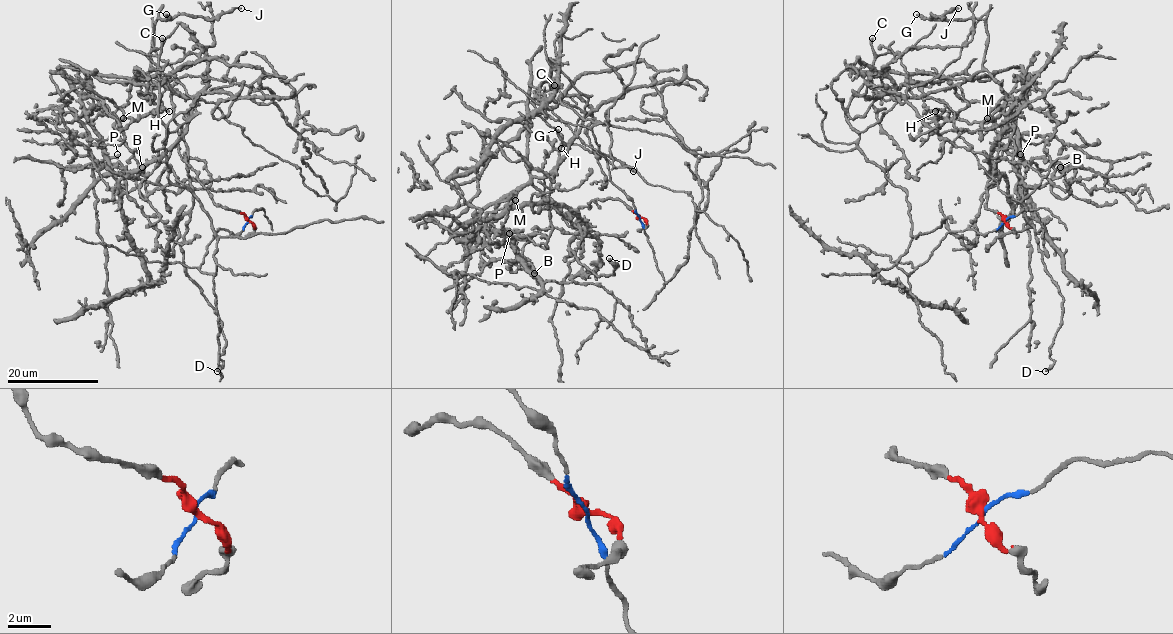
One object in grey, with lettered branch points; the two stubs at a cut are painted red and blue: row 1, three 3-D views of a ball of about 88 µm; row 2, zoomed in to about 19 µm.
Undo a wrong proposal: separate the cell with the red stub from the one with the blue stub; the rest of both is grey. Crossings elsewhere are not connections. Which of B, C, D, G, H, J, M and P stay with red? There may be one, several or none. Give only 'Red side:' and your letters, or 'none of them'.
Red side: B, D, G, H, J, M, P

